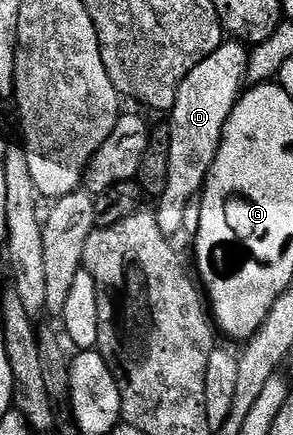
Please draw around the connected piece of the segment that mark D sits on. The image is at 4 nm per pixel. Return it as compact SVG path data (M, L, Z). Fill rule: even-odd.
M223 42L182 80L172 115L168 120L172 138L168 186L164 194L156 200L158 225L162 233L168 237L177 237L176 234L182 232L188 202L195 200L206 186L210 167L214 165L214 159L222 145L226 123L234 105L238 103L238 97L244 91L247 55L247 49L241 43Z

